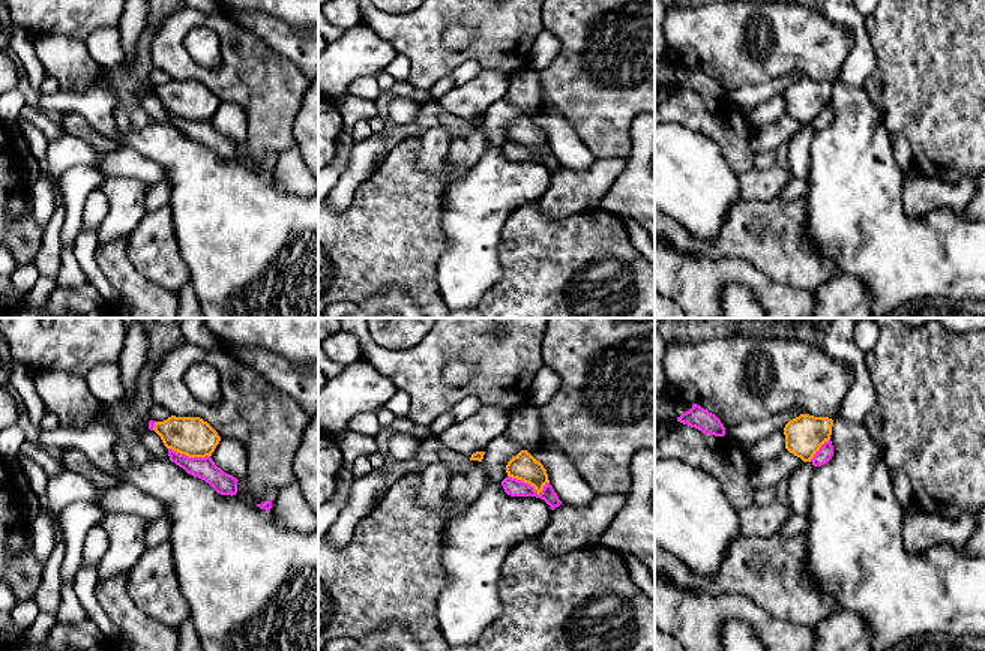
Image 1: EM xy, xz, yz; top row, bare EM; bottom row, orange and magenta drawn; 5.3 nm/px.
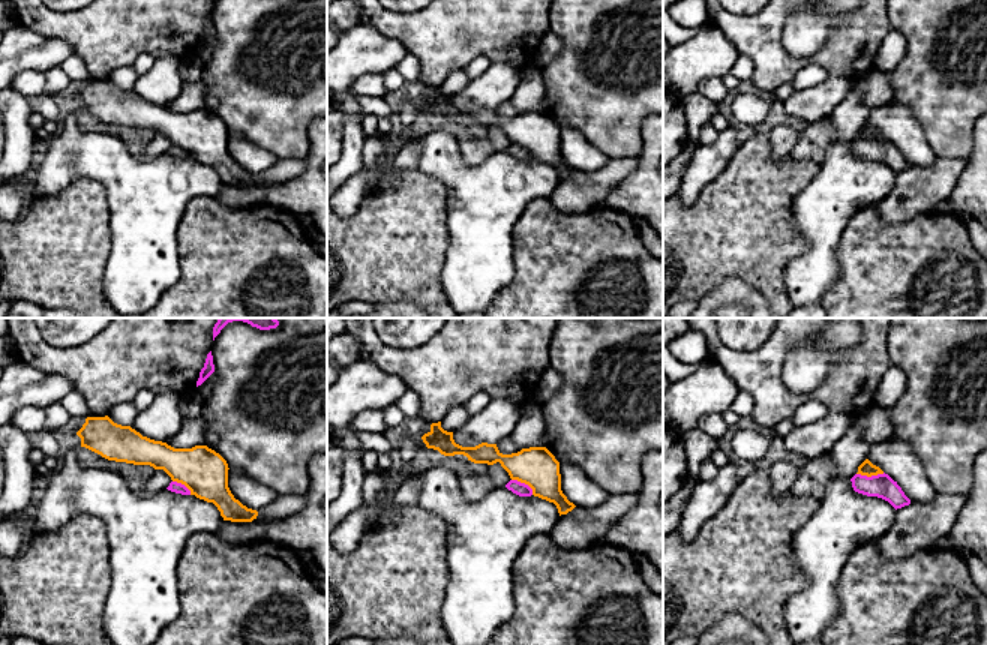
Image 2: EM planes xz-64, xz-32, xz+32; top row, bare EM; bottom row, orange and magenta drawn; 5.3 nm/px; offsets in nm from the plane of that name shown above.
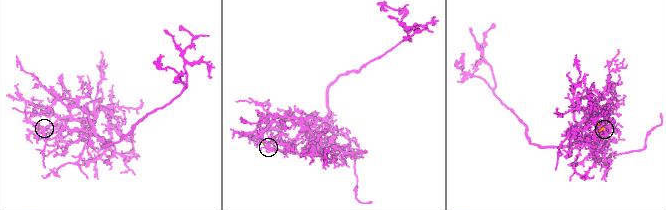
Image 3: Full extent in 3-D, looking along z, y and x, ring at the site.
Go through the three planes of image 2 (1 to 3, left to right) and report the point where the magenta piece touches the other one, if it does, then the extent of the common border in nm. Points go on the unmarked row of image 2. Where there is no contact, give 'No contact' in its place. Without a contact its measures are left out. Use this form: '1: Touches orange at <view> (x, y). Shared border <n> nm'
1: Touches orange at xz-64 (183, 147). Shared border 130 nm
2: Touches orange at xz-32 (524, 146). Shared border 150 nm
3: Touches orange at xz+32 (870, 140). Shared border 150 nm

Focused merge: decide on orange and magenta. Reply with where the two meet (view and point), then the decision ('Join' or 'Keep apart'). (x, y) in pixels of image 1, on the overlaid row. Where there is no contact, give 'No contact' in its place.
Touches orange at xz (529, 483). Keep apart

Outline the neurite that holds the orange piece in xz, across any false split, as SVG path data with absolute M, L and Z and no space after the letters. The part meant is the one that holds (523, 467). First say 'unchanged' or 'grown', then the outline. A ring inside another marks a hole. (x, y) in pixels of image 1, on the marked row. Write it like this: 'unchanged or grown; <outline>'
unchanged; M521 450L506 465L508 477L521 480L535 488L538 495L550 483L547 470L527 450Z

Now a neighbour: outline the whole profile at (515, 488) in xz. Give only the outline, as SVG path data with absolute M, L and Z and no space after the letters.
M506 477L502 482L502 486L503 486L505 492L511 496L536 496L536 498L541 498L550 506L551 510L562 506L562 501L559 500L557 494L554 492L554 489L550 483L547 483L544 486L541 494L538 494L535 490L535 488L530 486L529 483L524 483L521 480L512 478L512 477Z

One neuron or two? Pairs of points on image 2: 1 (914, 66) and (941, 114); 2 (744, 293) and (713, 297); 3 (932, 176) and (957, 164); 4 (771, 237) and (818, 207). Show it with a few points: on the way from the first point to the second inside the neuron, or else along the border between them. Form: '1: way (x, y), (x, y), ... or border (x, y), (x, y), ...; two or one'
1: way (926, 78), (941, 93), (941, 102); one
2: way (737, 293), (720, 296); one
3: way (938, 176), (951, 168); one
4: border (803, 188), (792, 218), (806, 246), (792, 257); two

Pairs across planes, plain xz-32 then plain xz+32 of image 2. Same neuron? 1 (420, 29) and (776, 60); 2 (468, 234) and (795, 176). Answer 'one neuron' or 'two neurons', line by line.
1: one neuron
2: two neurons

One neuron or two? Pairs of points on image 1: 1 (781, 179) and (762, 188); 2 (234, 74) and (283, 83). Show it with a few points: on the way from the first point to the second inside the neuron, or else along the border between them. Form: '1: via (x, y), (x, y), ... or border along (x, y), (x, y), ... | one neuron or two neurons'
1: via (777, 179), (766, 183) | one neuron
2: via (245, 86), (271, 87) | one neuron

